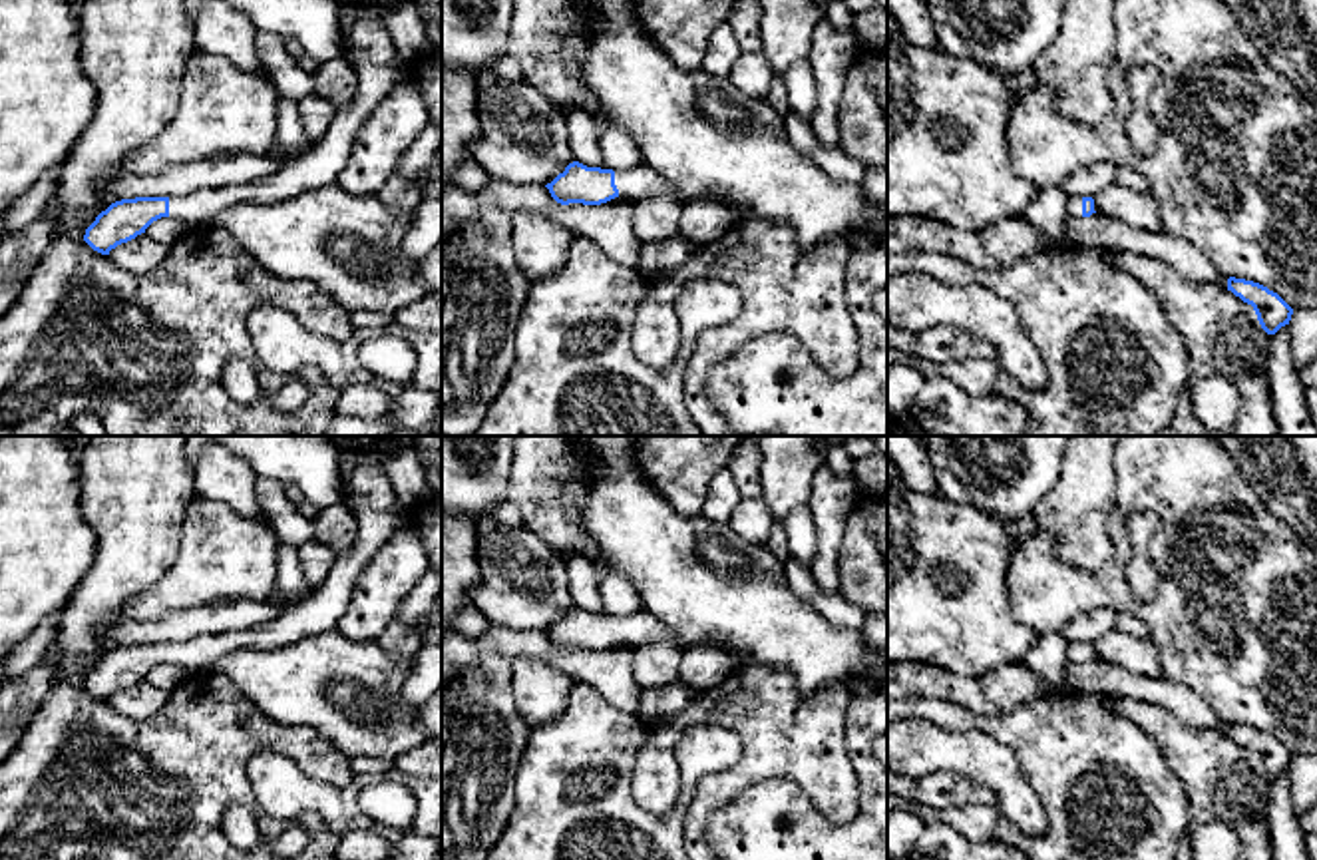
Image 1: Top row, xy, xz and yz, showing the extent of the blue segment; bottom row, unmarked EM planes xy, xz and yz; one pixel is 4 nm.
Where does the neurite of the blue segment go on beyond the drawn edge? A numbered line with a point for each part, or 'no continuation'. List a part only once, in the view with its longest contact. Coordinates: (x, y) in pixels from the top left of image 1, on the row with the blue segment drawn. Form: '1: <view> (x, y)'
1: xz (639, 182)

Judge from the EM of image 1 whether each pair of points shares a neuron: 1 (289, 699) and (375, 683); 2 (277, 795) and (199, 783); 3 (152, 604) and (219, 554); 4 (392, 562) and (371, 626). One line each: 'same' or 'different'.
1: same
2: different
3: same
4: same

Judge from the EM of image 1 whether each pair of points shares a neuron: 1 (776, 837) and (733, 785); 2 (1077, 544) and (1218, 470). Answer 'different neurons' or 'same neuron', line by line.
1: different neurons
2: different neurons

